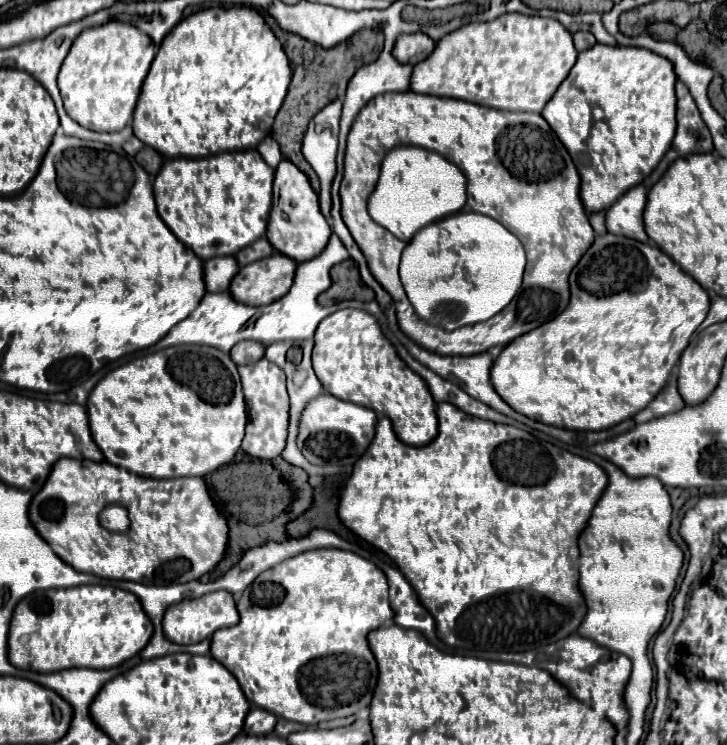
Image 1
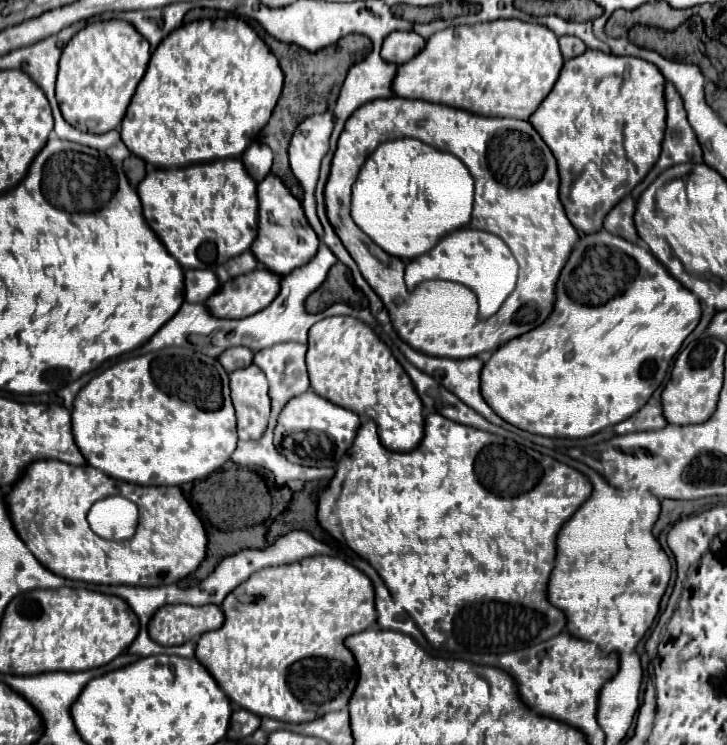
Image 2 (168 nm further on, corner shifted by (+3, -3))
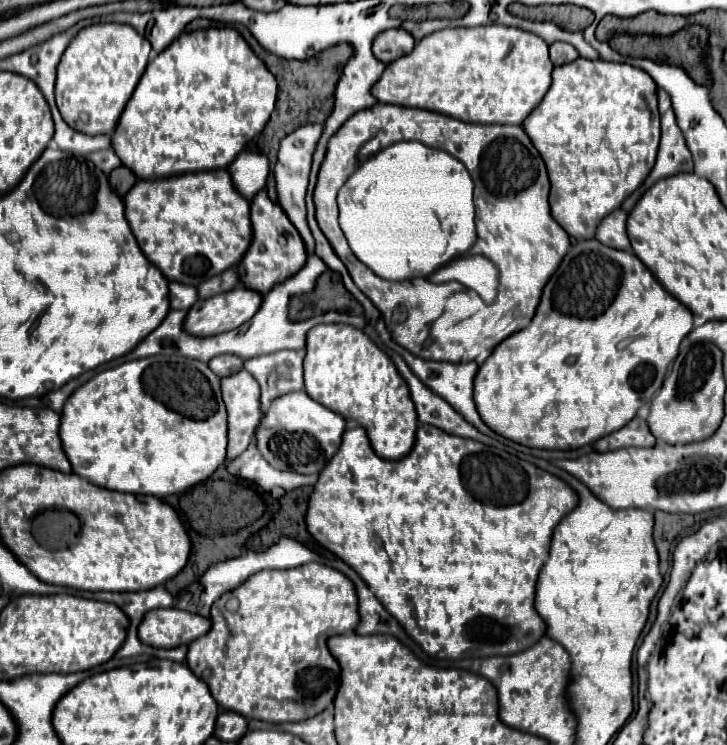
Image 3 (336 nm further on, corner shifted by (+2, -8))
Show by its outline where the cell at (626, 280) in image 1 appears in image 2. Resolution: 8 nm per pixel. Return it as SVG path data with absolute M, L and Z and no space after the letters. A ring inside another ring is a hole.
M599 230L595 234L583 234L581 240L577 242L577 246L573 248L565 268L561 270L561 276L557 282L557 300L555 300L555 308L553 308L551 316L541 326L533 328L531 332L523 334L521 338L509 340L505 346L495 350L495 354L489 358L489 362L483 366L483 372L481 372L481 394L483 394L485 402L503 420L515 424L521 430L541 434L541 436L553 436L553 438L587 438L607 426L613 426L613 424L633 416L637 410L641 410L647 404L651 394L661 386L671 358L679 352L683 340L697 328L701 314L703 314L703 308L701 308L699 298L695 294L691 294L685 286L681 286L681 282L677 282L665 270L665 266L661 266L661 262L657 262L657 258L649 250L645 250L625 238L613 236L607 230Z

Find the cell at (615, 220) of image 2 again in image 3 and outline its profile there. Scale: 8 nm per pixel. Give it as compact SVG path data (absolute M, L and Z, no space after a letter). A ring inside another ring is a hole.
M616 209L610 215L606 215L600 221L594 239L598 239L606 247L630 251L630 241L626 235L626 217L628 217L628 213L624 213L622 209Z

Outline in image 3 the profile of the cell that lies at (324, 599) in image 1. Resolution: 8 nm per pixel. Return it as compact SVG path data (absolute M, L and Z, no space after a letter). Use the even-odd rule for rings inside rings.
M306 563L285 570L264 569L234 591L224 593L214 603L210 621L210 631L188 645L186 663L190 671L208 685L214 701L222 705L222 709L234 711L246 719L290 723L310 719L310 715L318 715L318 711L332 705L340 685L340 665L330 655L326 641L332 635L354 631L358 625L358 597L354 595L350 579L320 563ZM228 599L238 599L236 611L226 609Z

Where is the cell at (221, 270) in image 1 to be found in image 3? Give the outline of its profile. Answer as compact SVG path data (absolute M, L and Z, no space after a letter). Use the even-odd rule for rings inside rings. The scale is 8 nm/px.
M170 283L168 289L170 289L170 307L172 309L188 311L194 305L194 301L198 299L196 287L182 287L180 283Z

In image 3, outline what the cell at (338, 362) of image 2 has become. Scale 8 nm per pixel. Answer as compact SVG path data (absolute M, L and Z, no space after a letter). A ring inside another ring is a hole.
M334 323L316 325L308 331L304 391L320 405L360 423L368 433L372 449L376 447L382 459L402 459L414 445L418 419L410 391L406 391L406 383L394 371L394 363L356 327Z

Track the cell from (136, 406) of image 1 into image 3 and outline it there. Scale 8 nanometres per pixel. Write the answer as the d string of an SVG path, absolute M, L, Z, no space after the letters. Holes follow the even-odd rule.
M154 355L106 369L80 385L64 403L60 415L62 449L76 475L104 489L154 497L182 493L224 465L226 433L226 407L220 395L220 379L206 363L180 355Z

